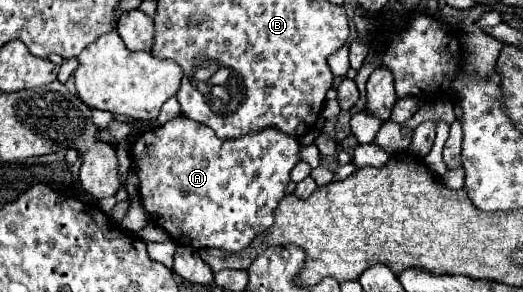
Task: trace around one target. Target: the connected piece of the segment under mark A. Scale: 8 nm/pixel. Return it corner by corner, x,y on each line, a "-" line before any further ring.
176,116
162,126
162,136
158,130
144,134
144,154
132,152
132,160
140,178
138,190
142,206
150,220
158,228
164,228
176,244
194,250
220,248
226,252
240,252
256,234
272,226
274,208
286,194
292,168
300,162
300,144
296,138
276,134
276,130
248,134
248,138
238,138
236,142
220,142
208,126
186,116

